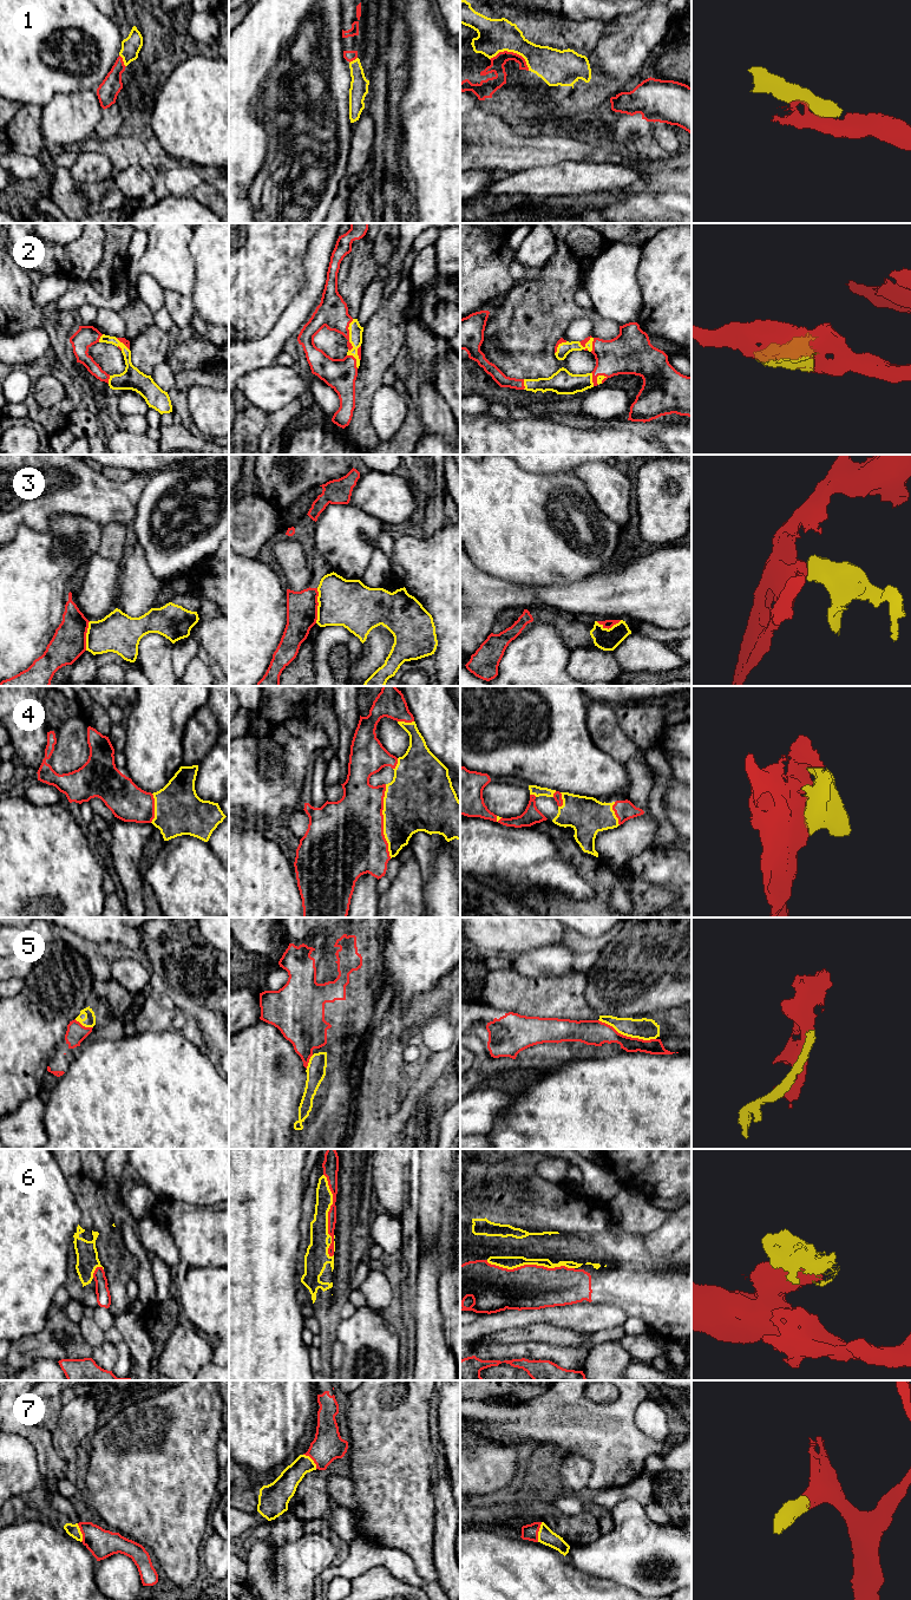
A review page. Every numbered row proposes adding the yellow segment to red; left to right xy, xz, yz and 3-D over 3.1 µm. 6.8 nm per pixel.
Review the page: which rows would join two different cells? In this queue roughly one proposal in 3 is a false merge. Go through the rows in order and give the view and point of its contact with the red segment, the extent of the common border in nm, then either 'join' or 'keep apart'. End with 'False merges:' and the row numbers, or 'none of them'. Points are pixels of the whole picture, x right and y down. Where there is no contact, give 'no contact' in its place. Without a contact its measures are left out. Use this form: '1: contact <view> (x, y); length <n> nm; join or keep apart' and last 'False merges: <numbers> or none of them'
1: contact yz (512, 52); length 280 nm; join
2: contact xz (348, 335); length 220 nm; join
3: contact xz (318, 605); length 240 nm; keep apart
4: contact xz (382, 821); length 500 nm; join
5: contact yz (626, 1036); length 420 nm; keep apart
6: contact xz (328, 1215); length 550 nm; keep apart
7: contact yz (538, 1530); length 140 nm; join
False merges: 3, 5, 6

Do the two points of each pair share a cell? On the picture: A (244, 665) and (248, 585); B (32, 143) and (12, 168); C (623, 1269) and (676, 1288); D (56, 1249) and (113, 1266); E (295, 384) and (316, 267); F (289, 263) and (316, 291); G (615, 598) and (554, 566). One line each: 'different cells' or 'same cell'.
A: same cell
B: different cells
C: same cell
D: different cells
E: different cells
F: different cells
G: different cells

